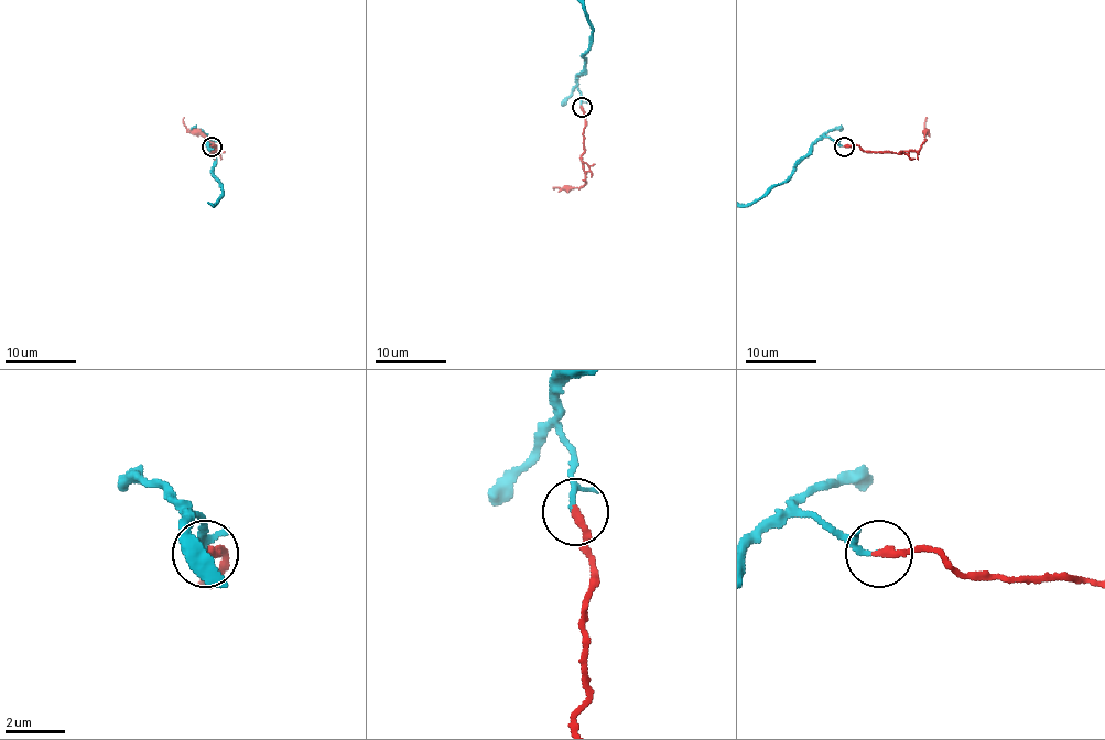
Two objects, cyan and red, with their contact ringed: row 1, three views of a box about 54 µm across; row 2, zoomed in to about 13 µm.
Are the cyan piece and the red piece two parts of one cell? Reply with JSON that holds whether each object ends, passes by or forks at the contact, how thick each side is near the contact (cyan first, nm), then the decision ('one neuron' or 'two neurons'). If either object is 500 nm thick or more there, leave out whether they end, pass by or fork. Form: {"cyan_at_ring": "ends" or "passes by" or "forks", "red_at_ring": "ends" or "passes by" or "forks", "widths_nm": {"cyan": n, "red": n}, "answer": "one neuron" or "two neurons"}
{"cyan_at_ring": "passes by", "red_at_ring": "ends", "widths_nm": {"cyan": 100, "red": 280}, "answer": "one neuron"}

